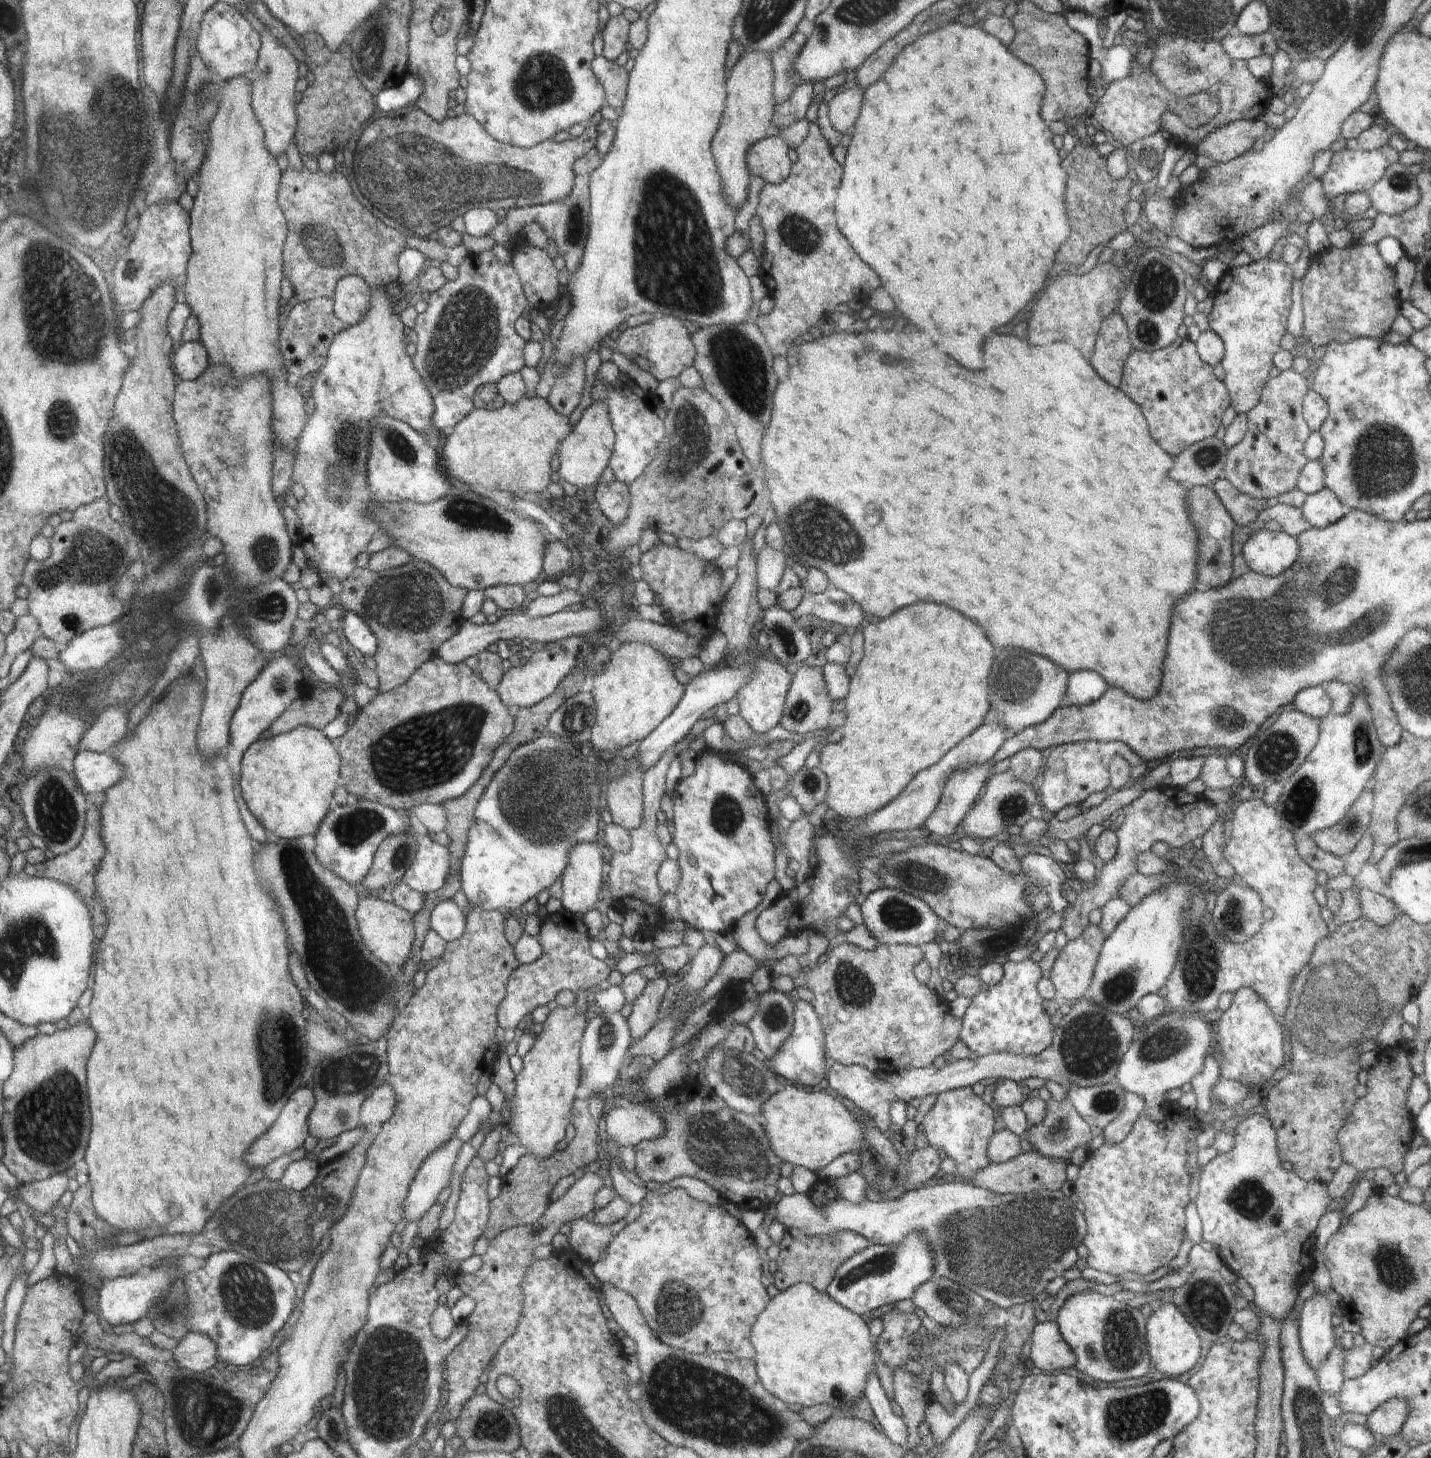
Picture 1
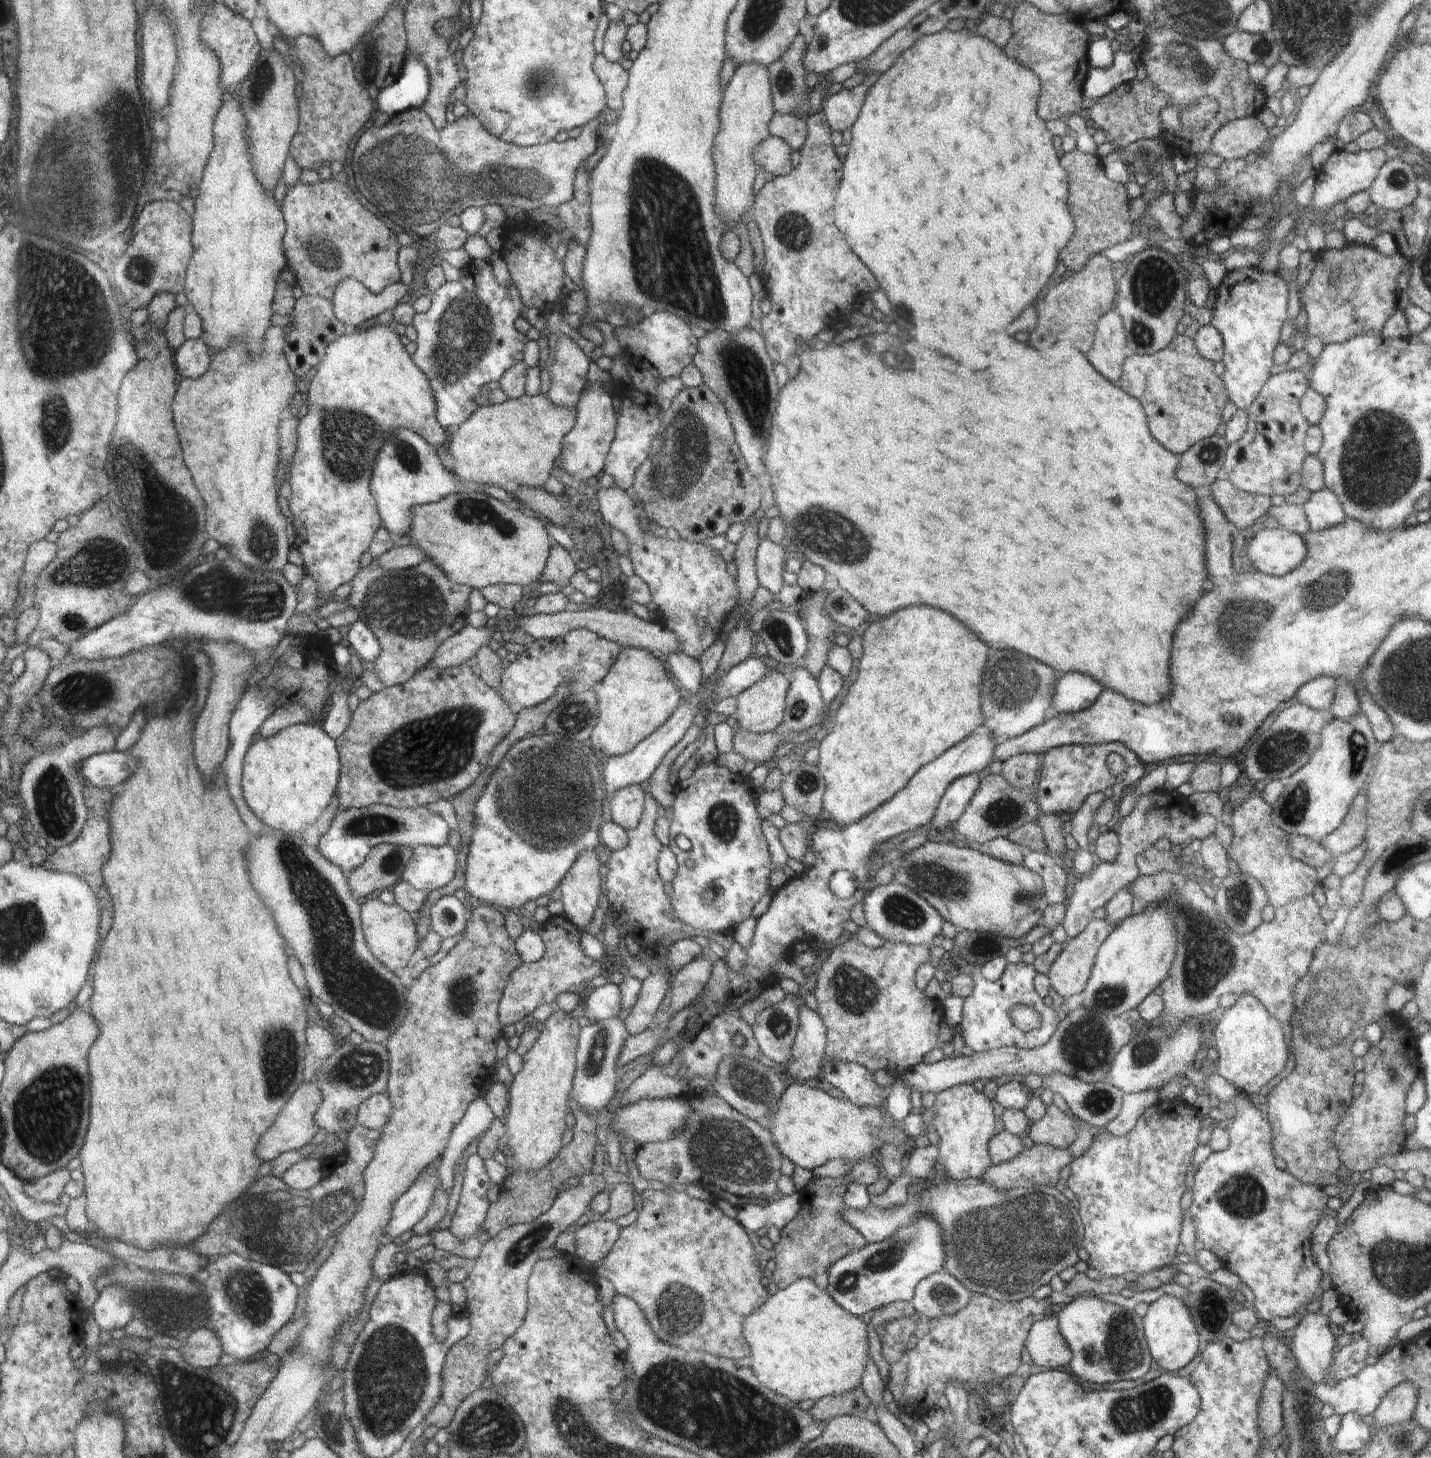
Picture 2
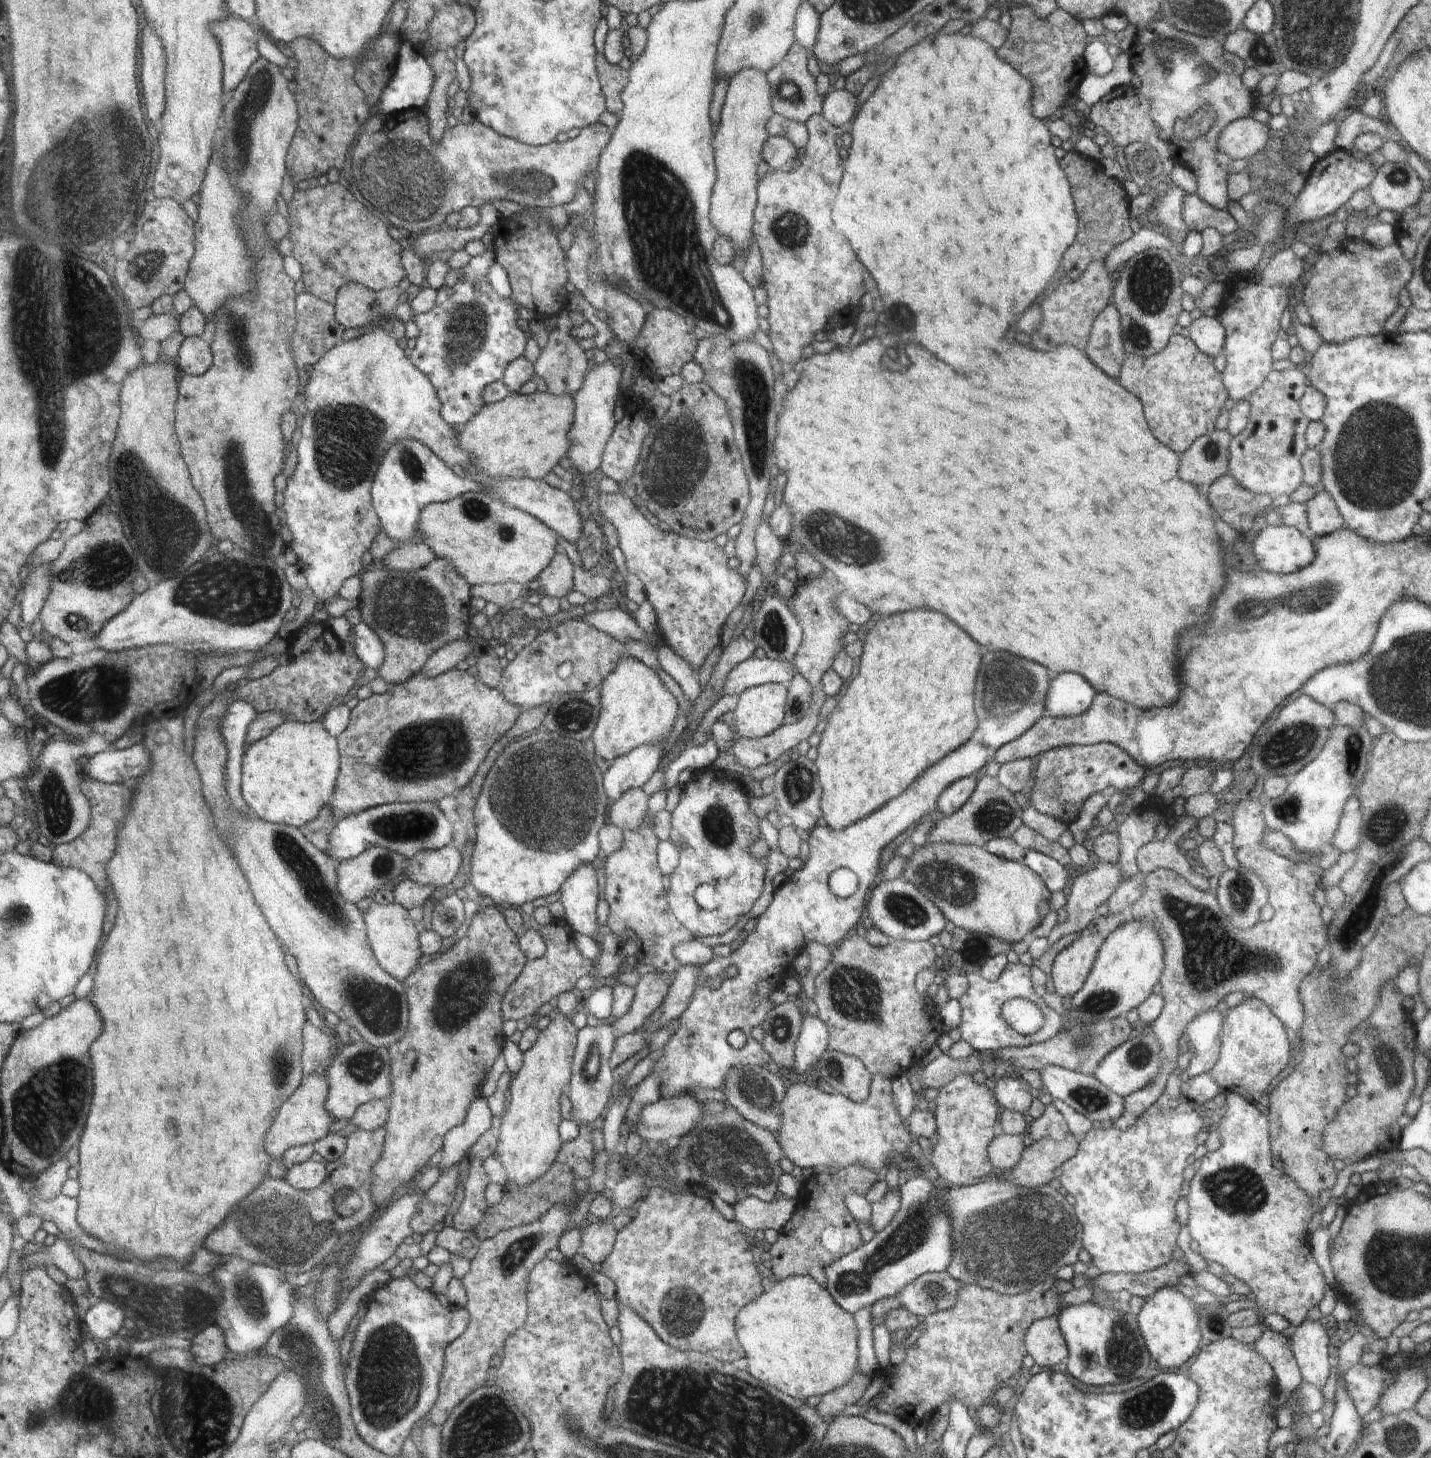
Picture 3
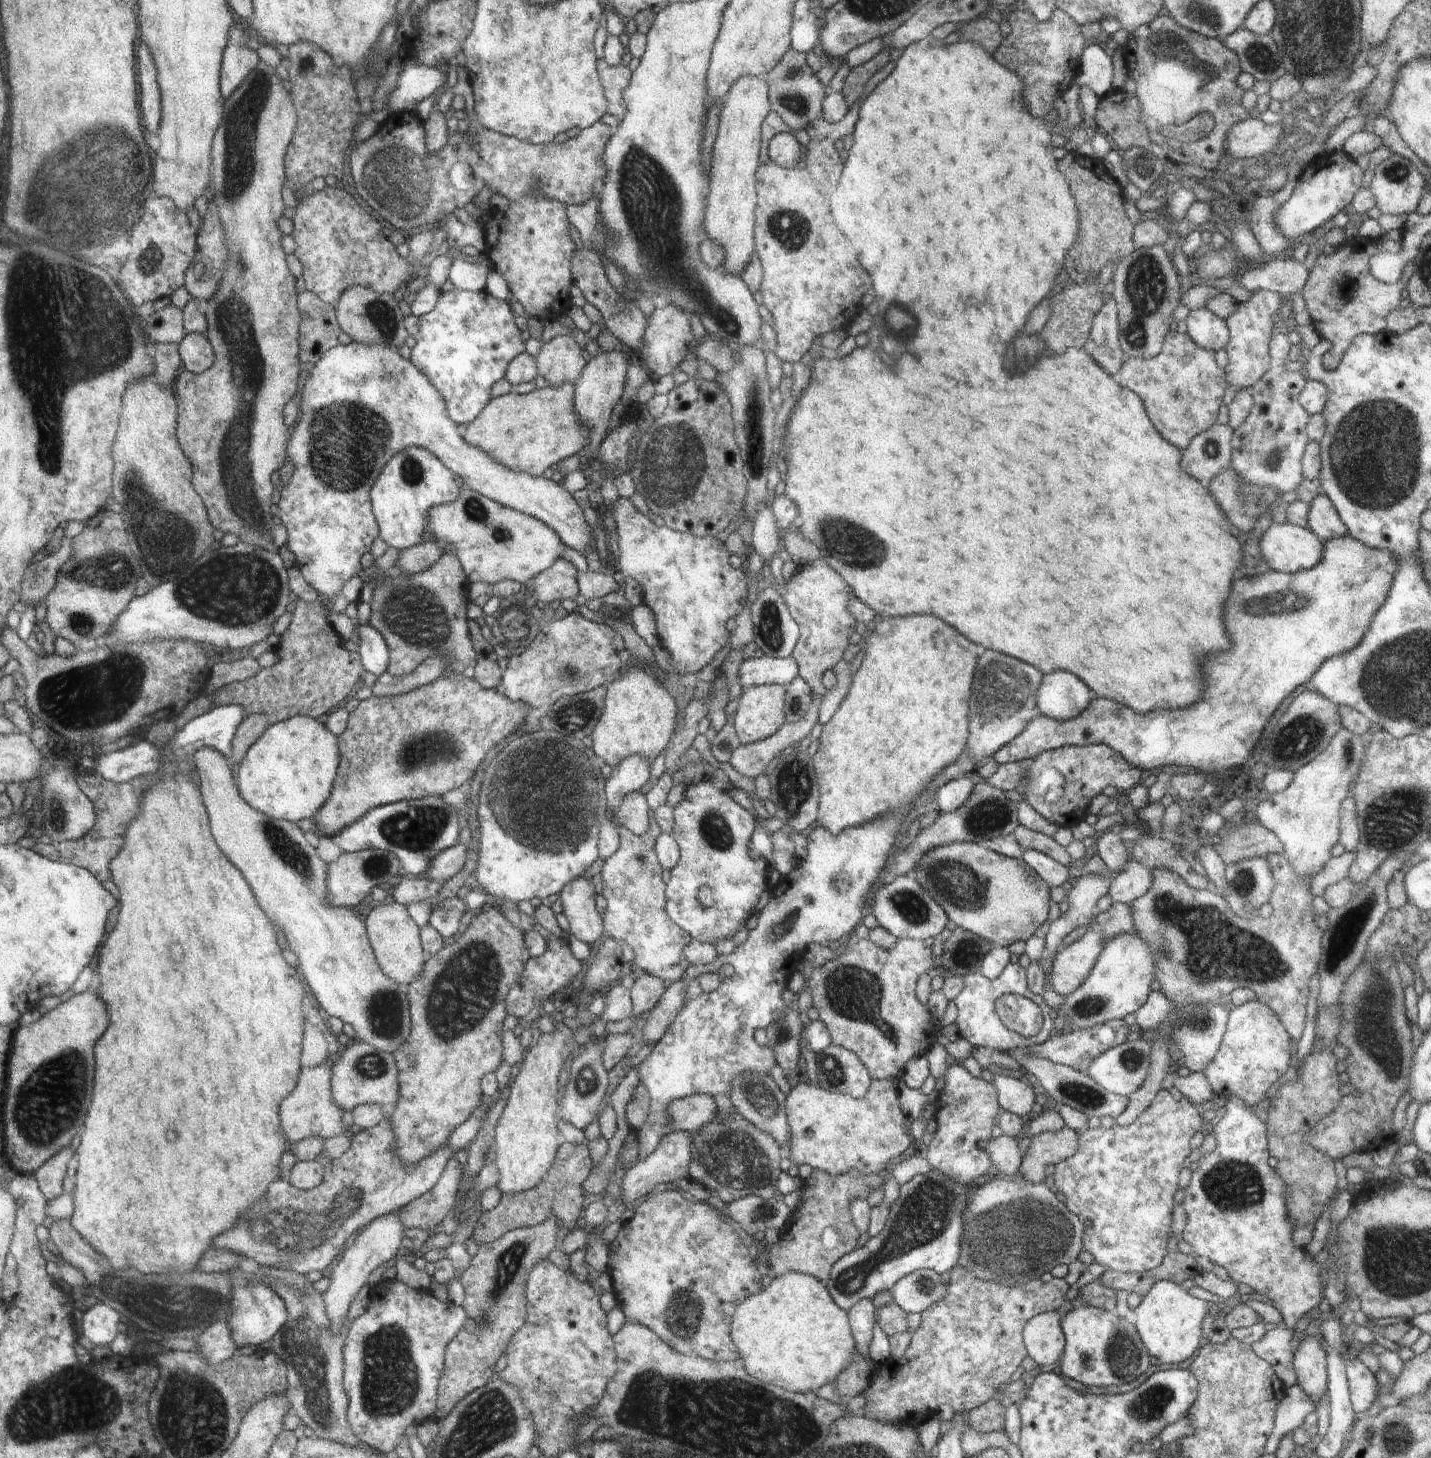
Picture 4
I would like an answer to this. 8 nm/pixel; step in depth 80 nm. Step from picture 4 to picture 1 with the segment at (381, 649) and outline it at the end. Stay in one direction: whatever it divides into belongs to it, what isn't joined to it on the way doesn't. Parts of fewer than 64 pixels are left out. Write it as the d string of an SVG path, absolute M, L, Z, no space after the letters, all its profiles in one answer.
M346 610L344 618L339 625L339 631L346 636L346 640L352 644L352 650L359 657L365 654L373 656L377 649L377 638L360 616Z

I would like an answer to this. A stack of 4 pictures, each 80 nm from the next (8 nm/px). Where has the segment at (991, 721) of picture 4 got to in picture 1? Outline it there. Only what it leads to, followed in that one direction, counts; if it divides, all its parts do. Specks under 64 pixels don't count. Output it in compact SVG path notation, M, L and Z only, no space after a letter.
M1006 648L997 655L989 679L989 699L993 700L991 719L1000 721L1014 733L1050 718L1063 705L1069 673L1054 661L1027 650Z

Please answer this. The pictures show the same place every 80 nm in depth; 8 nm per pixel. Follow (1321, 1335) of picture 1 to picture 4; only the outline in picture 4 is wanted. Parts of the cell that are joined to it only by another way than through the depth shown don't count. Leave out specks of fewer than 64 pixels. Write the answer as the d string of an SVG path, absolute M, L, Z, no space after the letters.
M1307 1335L1293 1352L1293 1367L1300 1385L1317 1404L1327 1392L1326 1353L1318 1335Z

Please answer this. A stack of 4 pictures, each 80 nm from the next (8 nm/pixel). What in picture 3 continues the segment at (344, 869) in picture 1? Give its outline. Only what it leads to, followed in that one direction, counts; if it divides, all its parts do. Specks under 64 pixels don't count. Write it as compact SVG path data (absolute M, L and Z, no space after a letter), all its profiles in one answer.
M388 803L334 821L328 835L327 854L339 863L356 859L368 847L389 848L410 860L420 850L436 850L448 846L454 838L454 824L444 816L436 803Z

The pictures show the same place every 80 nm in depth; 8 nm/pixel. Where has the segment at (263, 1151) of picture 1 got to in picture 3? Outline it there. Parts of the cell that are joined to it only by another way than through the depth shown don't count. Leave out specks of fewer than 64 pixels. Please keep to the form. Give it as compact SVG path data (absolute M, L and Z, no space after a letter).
M306 1075L300 1088L294 1092L294 1096L288 1099L278 1109L272 1132L268 1132L267 1152L273 1159L279 1159L289 1149L295 1146L313 1144L325 1137L328 1128L334 1122L327 1113L326 1102L328 1094L327 1080L324 1075Z

